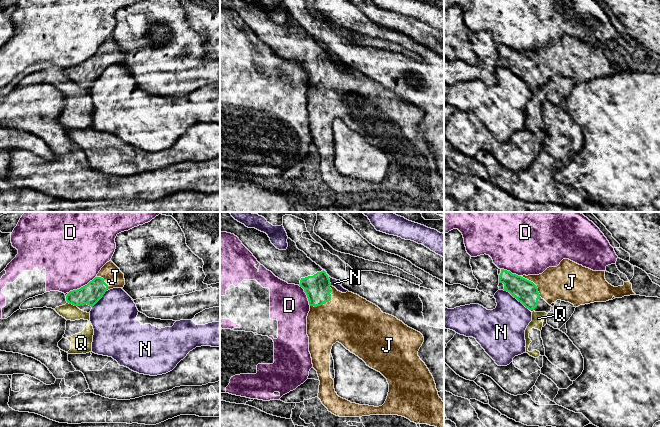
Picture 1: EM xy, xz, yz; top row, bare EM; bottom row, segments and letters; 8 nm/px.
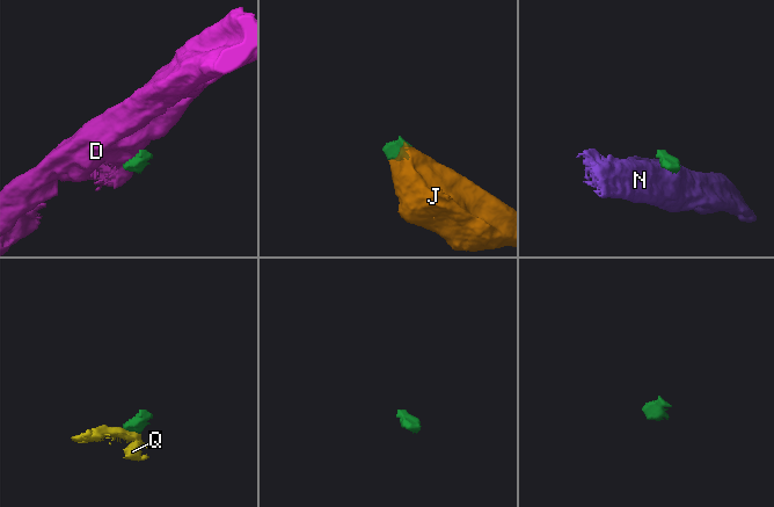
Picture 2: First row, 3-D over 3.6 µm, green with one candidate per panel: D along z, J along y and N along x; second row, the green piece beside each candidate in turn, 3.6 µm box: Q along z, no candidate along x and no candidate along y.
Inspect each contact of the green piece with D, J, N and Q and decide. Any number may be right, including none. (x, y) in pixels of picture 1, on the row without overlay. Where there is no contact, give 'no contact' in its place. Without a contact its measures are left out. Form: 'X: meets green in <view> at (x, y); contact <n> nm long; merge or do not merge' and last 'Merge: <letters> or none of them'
D: meets green in xy at (81, 63); contact 260 nm long; do not merge
J: meets green in xz at (327, 77); contact 240 nm long; merge
N: meets green in yz at (516, 74); contact 280 nm long; do not merge
Q: meets green in xy at (72, 80); contact 100 nm long; do not merge
Merge: J

